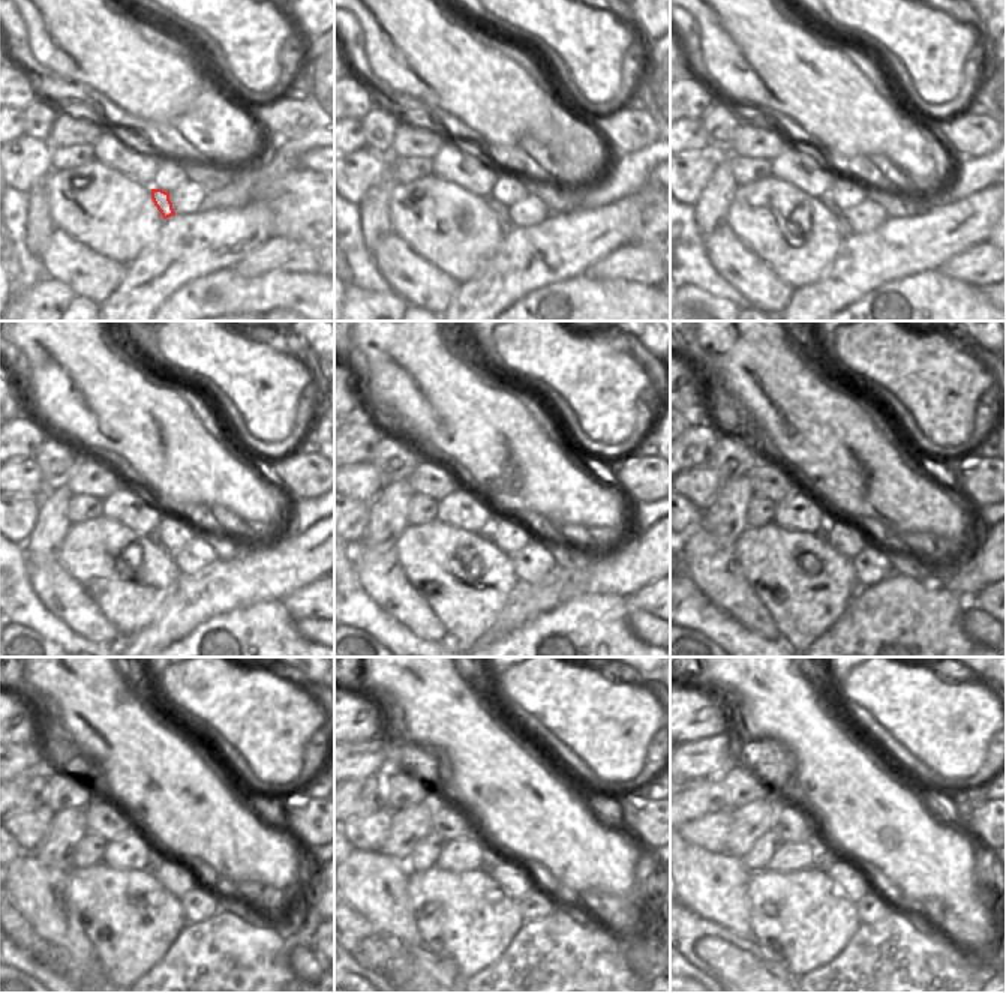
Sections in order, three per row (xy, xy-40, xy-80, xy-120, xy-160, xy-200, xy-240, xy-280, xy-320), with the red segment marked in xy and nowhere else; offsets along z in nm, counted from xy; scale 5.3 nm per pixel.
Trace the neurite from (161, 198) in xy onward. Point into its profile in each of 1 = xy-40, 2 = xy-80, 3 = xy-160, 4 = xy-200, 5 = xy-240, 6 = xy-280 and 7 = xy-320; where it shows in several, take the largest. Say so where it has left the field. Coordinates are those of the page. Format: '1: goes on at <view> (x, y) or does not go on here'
1: goes on at xy-40 (501, 210)
2: goes on at xy-80 (826, 200)
3: goes on at xy-160 (489, 533)
4: goes on at xy-200 (826, 521)
5: goes on at xy-240 (155, 860)
6: goes on at xy-280 (491, 858)
7: goes on at xy-320 (823, 857)

